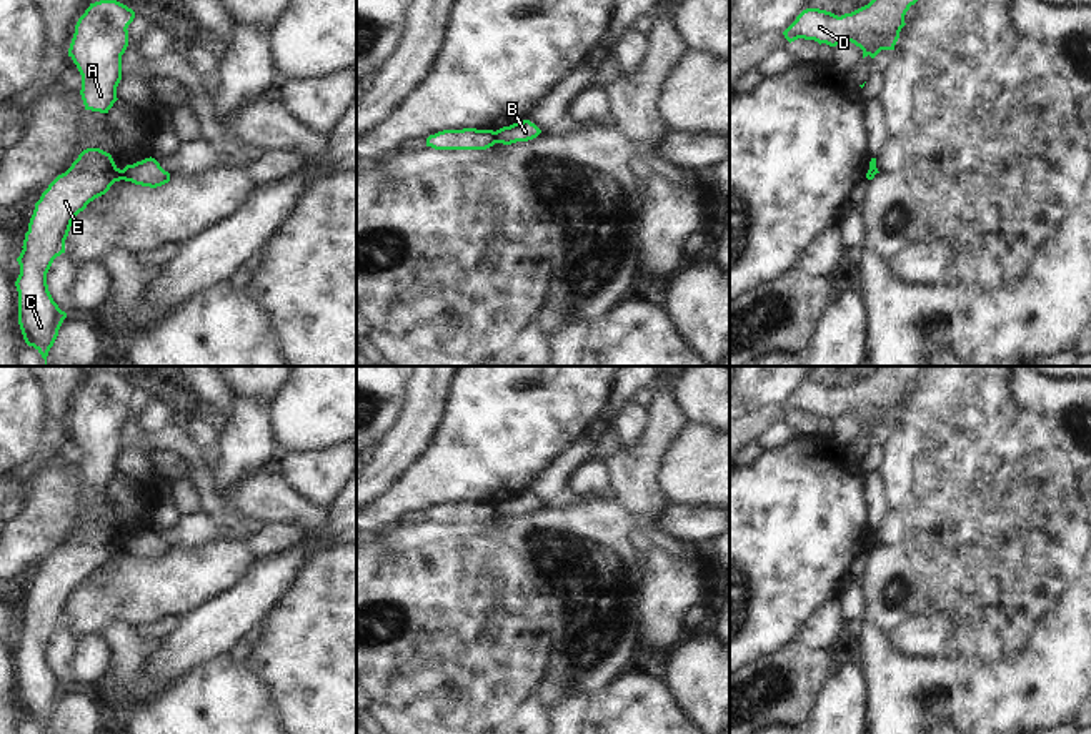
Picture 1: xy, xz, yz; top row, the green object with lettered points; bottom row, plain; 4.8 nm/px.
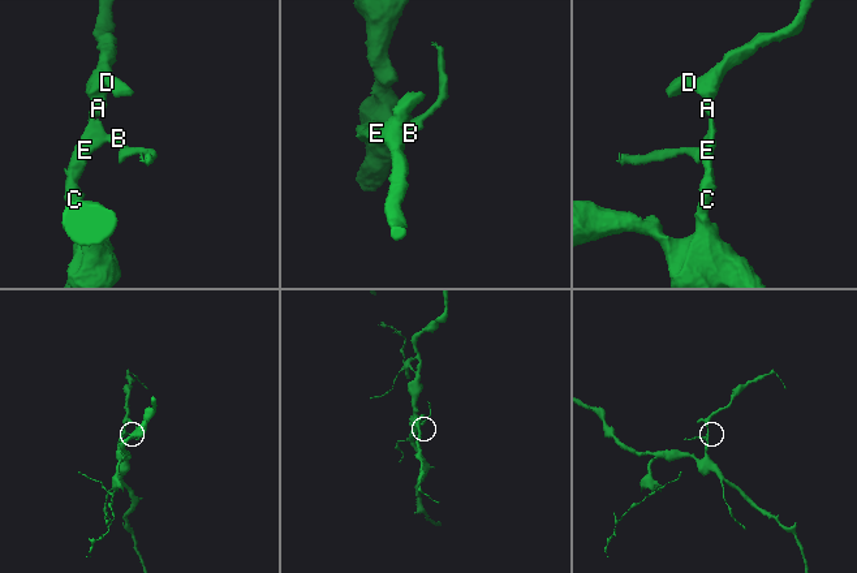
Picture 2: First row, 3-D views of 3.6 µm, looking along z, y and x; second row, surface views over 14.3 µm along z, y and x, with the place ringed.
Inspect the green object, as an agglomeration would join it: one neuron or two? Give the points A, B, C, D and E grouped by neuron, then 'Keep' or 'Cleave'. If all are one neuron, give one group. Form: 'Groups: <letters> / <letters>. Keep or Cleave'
Groups: A C D E / B. Cleave.

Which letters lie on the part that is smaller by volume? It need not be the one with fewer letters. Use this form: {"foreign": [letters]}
{"foreign": ["B"]}

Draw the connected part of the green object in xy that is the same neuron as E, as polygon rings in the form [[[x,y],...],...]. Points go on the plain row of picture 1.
[[[87,521],[65,546],[48,558],[35,576],[23,622],[17,631],[20,647],[15,659],[23,712],[45,734],[67,691],[67,686],[58,681],[48,664],[47,646],[53,632],[65,626],[65,612],[73,591],[120,553],[125,553],[123,546],[110,526]]]

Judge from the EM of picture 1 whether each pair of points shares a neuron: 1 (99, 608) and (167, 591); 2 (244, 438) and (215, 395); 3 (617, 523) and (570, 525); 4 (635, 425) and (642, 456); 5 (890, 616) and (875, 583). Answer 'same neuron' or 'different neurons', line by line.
1: same neuron
2: different neurons
3: same neuron
4: different neurons
5: same neuron

